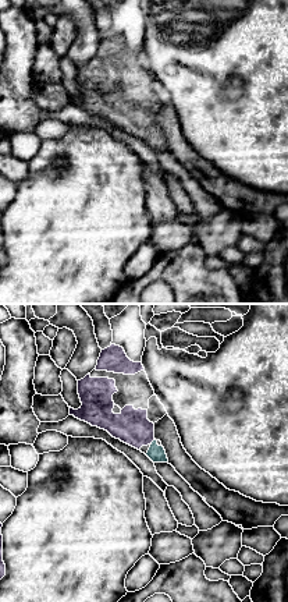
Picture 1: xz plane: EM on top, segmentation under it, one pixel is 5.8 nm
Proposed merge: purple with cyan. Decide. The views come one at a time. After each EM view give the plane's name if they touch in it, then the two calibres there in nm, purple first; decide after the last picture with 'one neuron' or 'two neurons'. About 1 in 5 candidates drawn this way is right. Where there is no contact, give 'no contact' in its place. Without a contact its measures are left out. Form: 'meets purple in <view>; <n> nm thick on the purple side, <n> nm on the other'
meets purple in xz; 200 nm thick on the purple side, 100 nm on the other

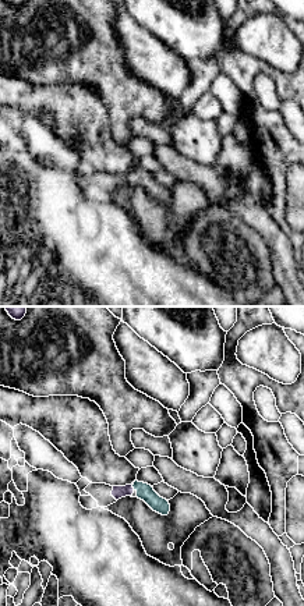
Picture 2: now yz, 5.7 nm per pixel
meets purple in yz; 70 nm thick on the purple side, 100 nm on the other

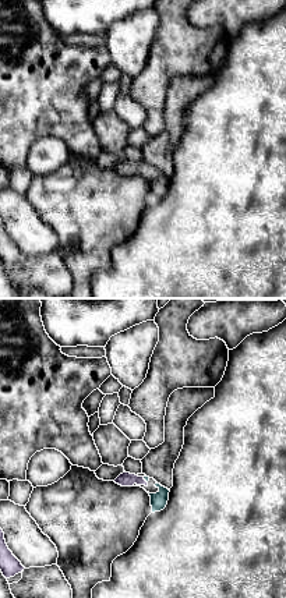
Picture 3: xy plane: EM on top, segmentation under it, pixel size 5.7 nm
meets purple in xy; 80 nm thick on the purple side, 30 nm on the other

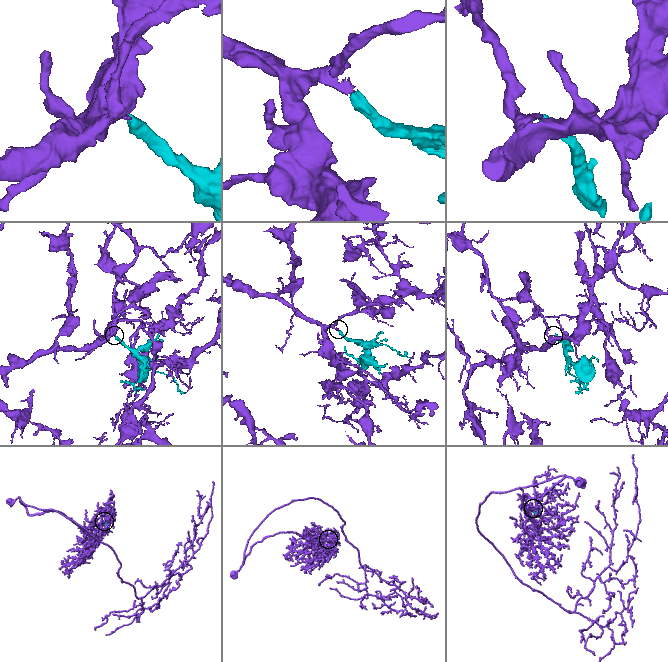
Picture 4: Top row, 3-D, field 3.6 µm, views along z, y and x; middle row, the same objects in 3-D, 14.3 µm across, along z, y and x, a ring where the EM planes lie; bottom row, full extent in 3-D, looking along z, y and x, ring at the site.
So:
one neuron

